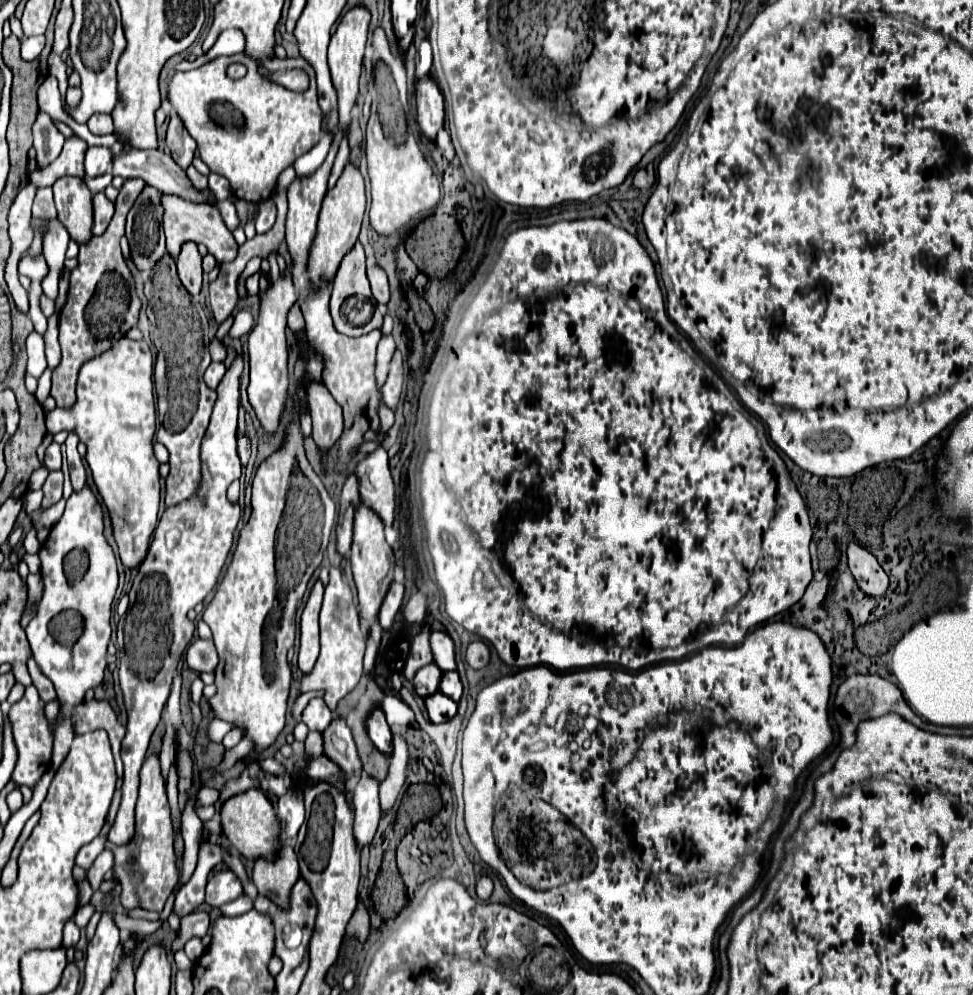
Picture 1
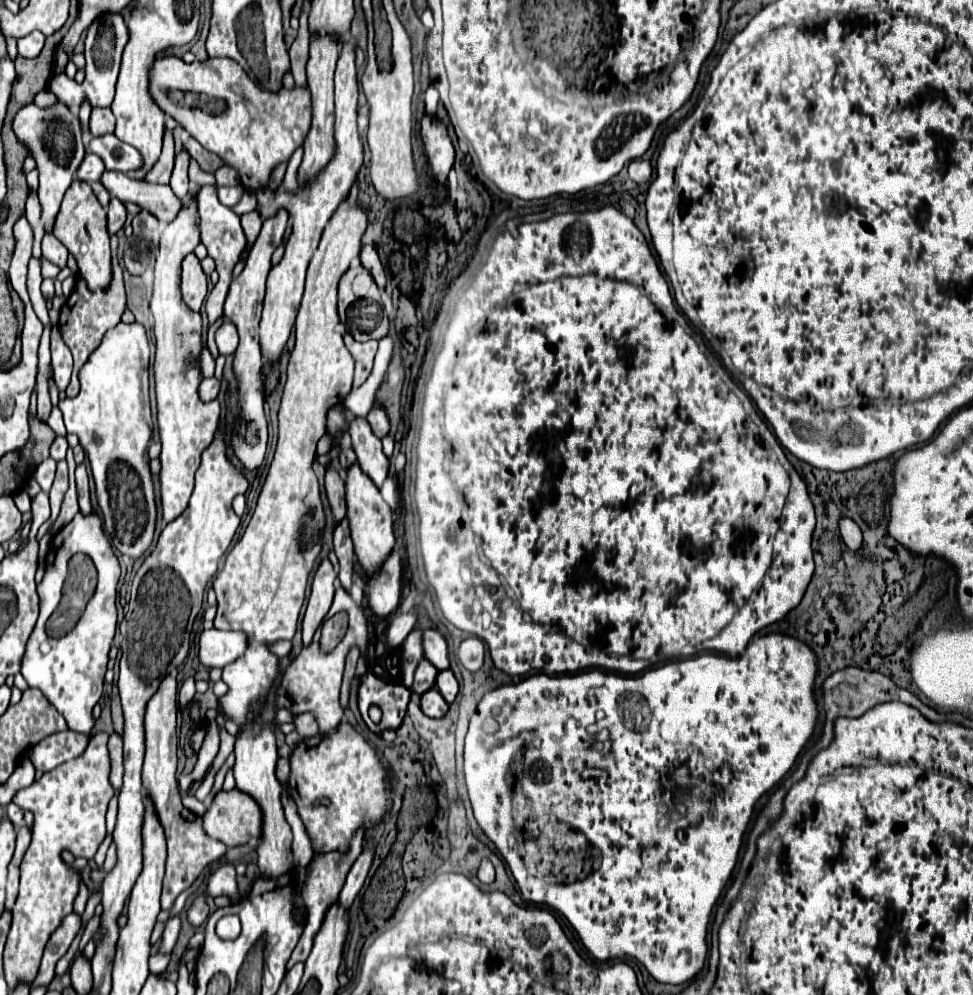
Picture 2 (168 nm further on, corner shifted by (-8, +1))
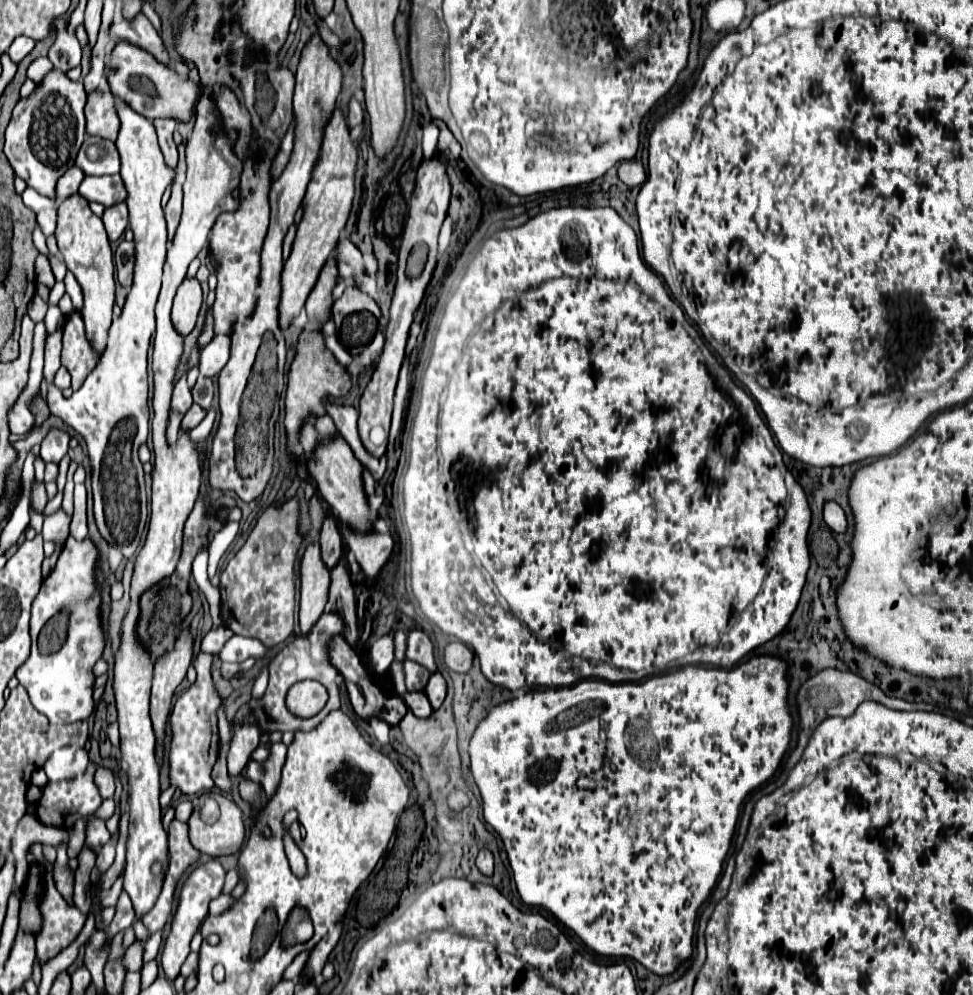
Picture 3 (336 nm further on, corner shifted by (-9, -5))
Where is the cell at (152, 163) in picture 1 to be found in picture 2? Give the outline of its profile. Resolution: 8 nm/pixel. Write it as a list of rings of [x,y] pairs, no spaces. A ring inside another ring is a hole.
[[[113,133],[93,137],[87,145],[87,151],[101,157],[101,161],[105,163],[105,169],[109,169],[109,171],[127,173],[127,171],[139,169],[143,165],[139,151],[133,149],[131,145],[119,141]]]

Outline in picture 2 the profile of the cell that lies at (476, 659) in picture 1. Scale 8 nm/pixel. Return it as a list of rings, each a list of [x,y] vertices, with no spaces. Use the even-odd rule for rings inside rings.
[[[469,637],[461,641],[459,645],[459,661],[465,669],[477,671],[483,665],[483,655],[485,655],[485,645],[477,637]]]

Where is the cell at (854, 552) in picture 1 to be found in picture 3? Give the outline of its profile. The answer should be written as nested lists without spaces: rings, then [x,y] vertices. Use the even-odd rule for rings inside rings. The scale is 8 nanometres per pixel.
[[[828,501],[828,503],[824,505],[824,521],[826,521],[826,525],[828,525],[834,533],[844,535],[846,529],[848,529],[846,515],[844,515],[842,507],[840,507],[838,503],[834,503],[834,501]]]

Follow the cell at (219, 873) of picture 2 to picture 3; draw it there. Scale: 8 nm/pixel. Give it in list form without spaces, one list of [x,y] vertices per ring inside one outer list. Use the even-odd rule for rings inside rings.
[[[208,861],[208,863],[202,863],[198,865],[186,879],[182,891],[180,891],[180,903],[178,903],[178,909],[176,909],[176,915],[172,919],[172,929],[170,929],[170,935],[166,937],[164,941],[164,949],[162,949],[162,959],[160,959],[160,965],[166,973],[168,979],[176,979],[178,973],[180,973],[180,967],[182,963],[186,961],[188,953],[190,953],[190,941],[194,937],[194,933],[200,929],[202,921],[206,919],[208,915],[208,903],[216,897],[222,895],[222,887],[224,887],[224,879],[226,879],[226,869],[218,863],[218,861]]]

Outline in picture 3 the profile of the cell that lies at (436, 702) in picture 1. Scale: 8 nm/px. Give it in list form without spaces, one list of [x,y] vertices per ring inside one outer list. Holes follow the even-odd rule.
[[[406,693],[404,701],[408,705],[408,709],[416,715],[416,717],[430,717],[432,715],[432,705],[428,701],[428,697],[424,693]]]

